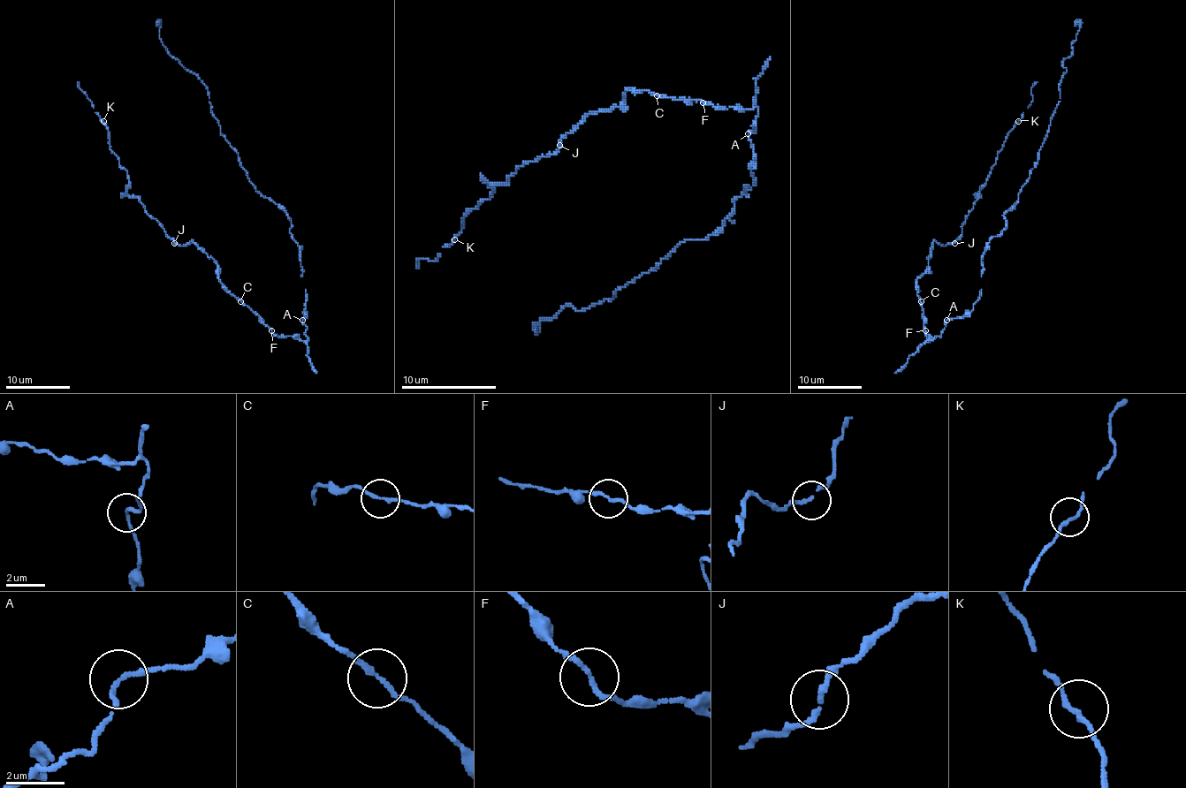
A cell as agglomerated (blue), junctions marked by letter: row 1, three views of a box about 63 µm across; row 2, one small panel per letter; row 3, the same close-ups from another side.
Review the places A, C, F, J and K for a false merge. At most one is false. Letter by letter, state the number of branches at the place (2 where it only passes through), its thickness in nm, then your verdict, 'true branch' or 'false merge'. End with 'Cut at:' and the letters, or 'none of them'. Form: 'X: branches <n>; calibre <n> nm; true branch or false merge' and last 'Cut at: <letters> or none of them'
A: branches 2; calibre 160 nm; true branch
C: branches 2; calibre 170 nm; true branch
F: branches 2; calibre 160 nm; true branch
J: branches 2; calibre 170 nm; true branch
K: branches 2; calibre 160 nm; true branch
Cut at: none of them

